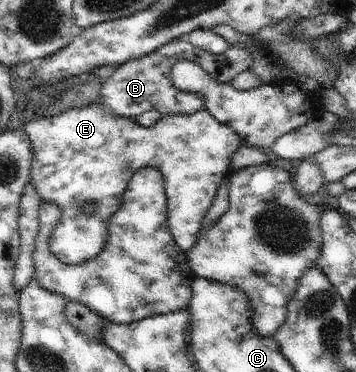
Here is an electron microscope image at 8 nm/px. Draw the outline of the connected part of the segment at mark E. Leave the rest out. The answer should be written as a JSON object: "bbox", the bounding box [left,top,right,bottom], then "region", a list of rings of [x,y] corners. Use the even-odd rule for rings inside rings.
{"bbox":[23,104,242,264],"region":[[[100,104],[70,108],[59,114],[48,115],[35,122],[28,122],[23,130],[33,147],[31,179],[43,202],[57,203],[63,216],[51,233],[51,252],[67,264],[79,264],[98,255],[106,243],[107,221],[122,205],[123,197],[132,176],[140,169],[150,166],[160,170],[165,181],[168,223],[174,241],[187,252],[196,245],[204,216],[214,203],[218,188],[229,169],[229,163],[242,139],[226,124],[221,124],[206,108],[194,115],[166,116],[152,127],[144,127],[137,120],[120,117]],[[93,202],[93,212],[83,212],[83,206]]]}

